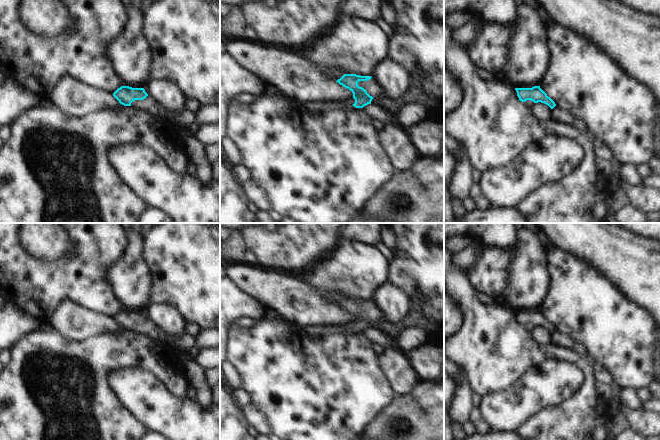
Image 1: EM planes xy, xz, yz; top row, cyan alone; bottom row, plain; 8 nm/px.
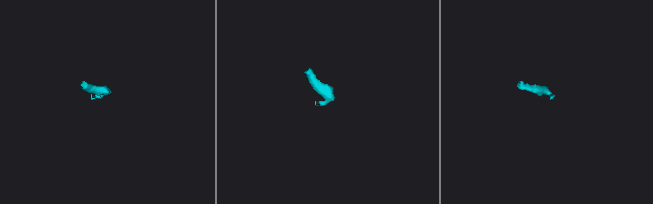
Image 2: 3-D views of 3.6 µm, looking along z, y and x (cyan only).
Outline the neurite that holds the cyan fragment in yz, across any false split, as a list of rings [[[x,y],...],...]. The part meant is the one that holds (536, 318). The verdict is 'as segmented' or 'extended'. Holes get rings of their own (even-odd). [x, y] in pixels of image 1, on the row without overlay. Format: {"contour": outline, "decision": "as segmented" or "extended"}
{"contour": [[[534,310],[532,312],[515,312],[515,314],[519,324],[524,326],[528,332],[533,332],[538,326],[548,329],[551,333],[556,330],[555,326],[547,320],[540,310]]], "decision": "extended"}

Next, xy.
{"contour": [[[121,310],[113,317],[113,320],[124,330],[146,335],[156,341],[167,341],[175,349],[180,347],[184,352],[195,347],[195,337],[183,333],[170,339],[145,316],[144,312]]], "decision": "extended"}

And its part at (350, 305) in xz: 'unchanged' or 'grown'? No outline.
grown

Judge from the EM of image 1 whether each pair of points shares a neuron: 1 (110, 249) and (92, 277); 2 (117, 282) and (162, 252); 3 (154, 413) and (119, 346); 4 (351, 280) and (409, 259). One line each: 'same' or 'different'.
1: same
2: different
3: different
4: different

